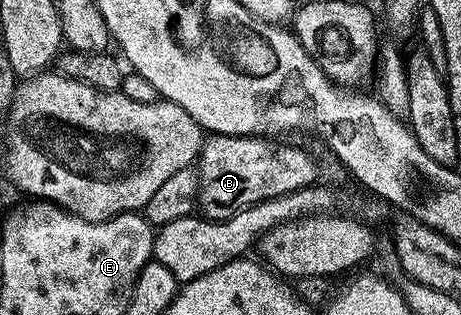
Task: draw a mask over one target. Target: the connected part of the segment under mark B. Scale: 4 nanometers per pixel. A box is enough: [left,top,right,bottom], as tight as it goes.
[198,134,319,220]

